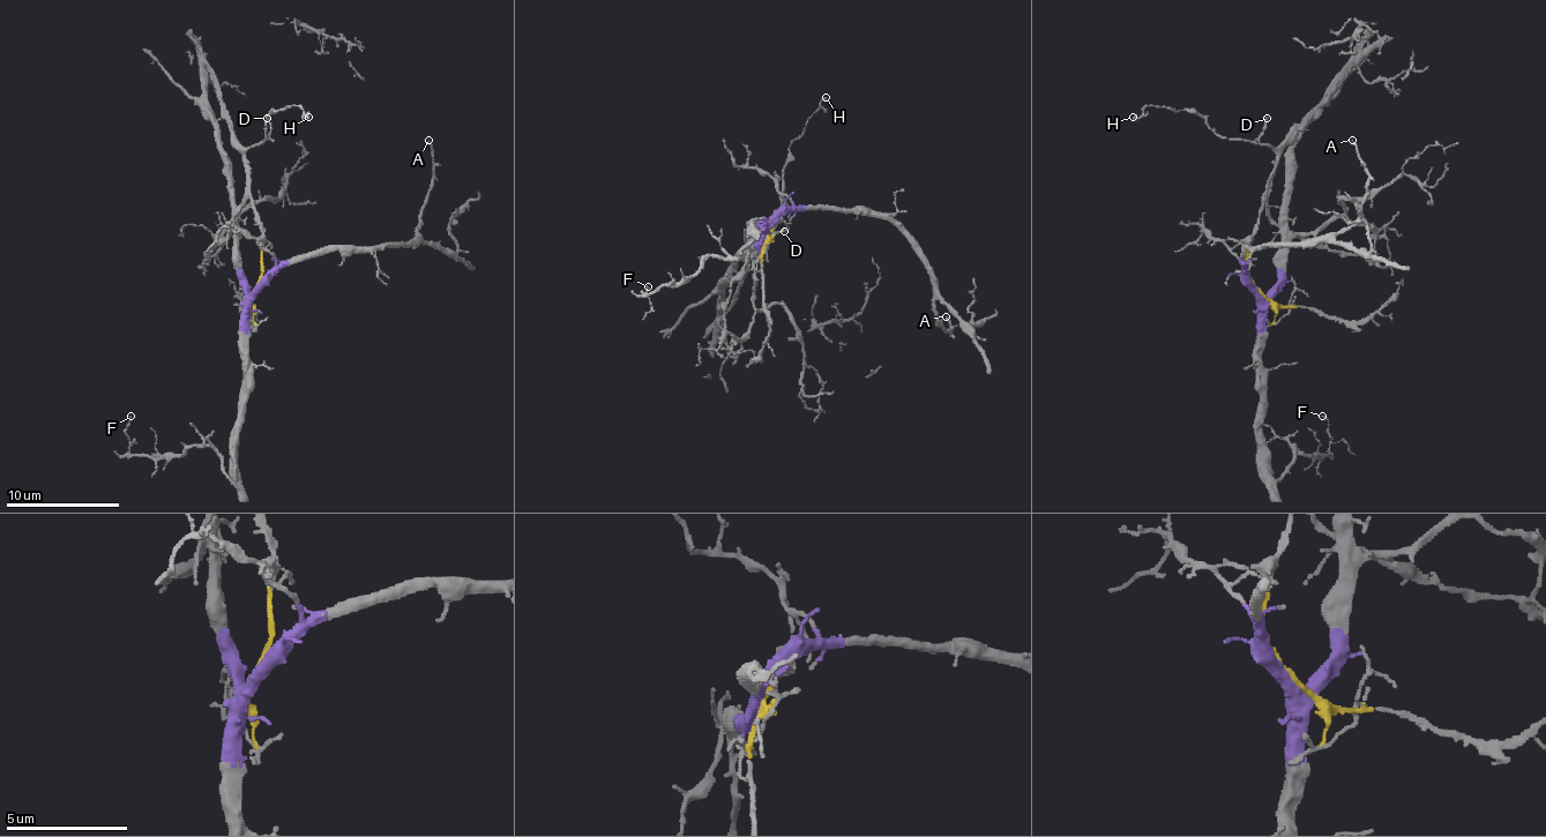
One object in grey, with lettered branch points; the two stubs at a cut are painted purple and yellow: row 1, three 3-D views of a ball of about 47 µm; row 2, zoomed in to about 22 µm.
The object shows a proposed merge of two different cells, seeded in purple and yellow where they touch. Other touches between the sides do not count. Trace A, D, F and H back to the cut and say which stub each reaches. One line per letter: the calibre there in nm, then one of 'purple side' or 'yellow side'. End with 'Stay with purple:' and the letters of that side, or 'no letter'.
A: 140 nm | purple side
D: 130 nm | yellow side
F: 110 nm | purple side
H: 130 nm | yellow side
Stay with purple: A, F

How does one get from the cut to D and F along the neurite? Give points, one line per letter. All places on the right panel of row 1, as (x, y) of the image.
D: (1260, 290), (1248, 276), (1246, 241), (1254, 233), (1276, 155), (1256, 140), (1268, 118)
F: (1256, 290), (1262, 468), (1274, 479), (1293, 460), (1291, 445), (1327, 454), (1322, 417)

